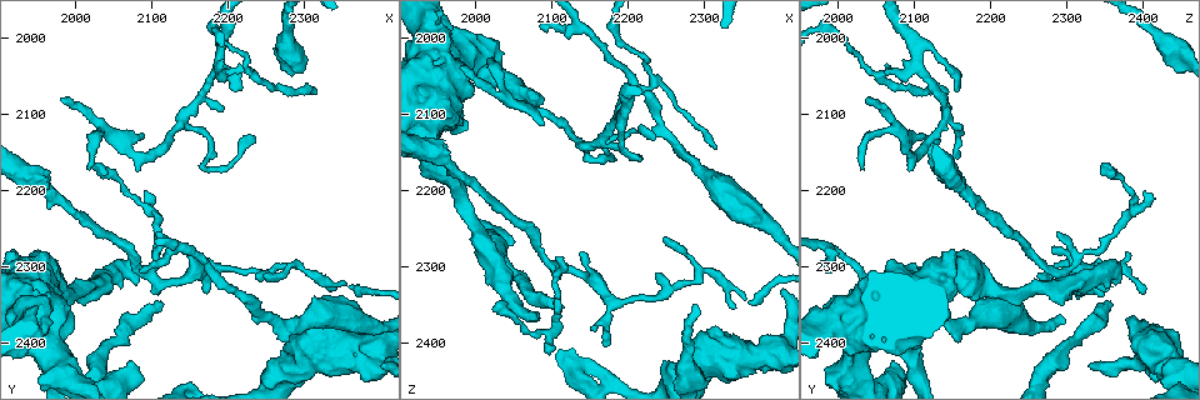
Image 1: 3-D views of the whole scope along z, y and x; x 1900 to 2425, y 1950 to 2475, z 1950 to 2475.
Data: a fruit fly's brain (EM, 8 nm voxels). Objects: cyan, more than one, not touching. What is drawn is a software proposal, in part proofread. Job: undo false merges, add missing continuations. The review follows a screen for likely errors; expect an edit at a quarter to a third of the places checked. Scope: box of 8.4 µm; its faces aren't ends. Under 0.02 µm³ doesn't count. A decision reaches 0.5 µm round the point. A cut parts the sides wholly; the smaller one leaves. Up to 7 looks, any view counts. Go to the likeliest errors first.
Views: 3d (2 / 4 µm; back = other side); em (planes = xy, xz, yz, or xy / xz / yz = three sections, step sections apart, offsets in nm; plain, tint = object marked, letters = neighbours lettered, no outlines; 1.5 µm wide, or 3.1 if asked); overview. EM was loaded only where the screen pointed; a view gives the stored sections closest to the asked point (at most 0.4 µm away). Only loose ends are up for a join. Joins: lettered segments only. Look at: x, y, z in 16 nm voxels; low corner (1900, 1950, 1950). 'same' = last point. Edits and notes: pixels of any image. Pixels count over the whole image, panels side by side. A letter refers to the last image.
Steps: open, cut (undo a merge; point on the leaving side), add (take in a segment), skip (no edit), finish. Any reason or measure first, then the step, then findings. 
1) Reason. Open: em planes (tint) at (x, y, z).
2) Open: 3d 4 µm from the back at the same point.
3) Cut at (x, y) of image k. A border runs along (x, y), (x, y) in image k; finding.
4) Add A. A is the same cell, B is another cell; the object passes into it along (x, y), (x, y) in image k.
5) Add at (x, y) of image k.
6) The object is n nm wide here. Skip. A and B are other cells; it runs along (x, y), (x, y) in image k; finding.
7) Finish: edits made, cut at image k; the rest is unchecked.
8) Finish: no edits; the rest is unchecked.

Thin end. Open: em xz step 4 (tint) at (2015, 2170, 2030).

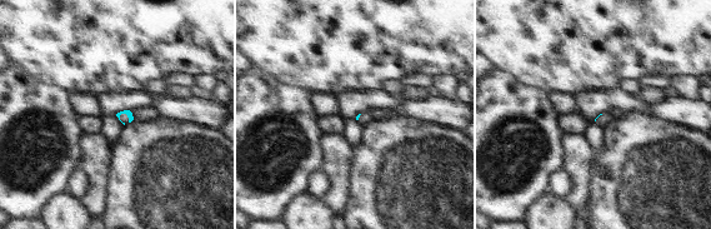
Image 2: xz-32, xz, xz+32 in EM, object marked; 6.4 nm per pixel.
Another direction. Open: em planes (letters) at the same point.

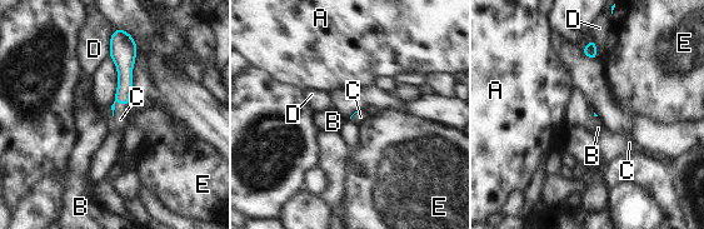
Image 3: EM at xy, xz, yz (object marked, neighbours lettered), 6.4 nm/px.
Add C. C is the same cell, A, B, D and E are other cells; it goes on there.

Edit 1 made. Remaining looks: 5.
Open: em yz step 8 (letters) at (2275, 2015, 2440).

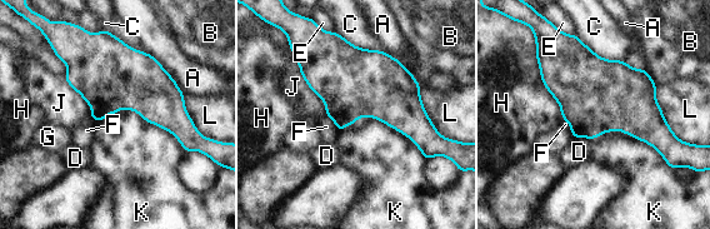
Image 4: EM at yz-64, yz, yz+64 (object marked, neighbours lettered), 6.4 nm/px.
The object is 440 nm wide here. Skip. A, B, C, D, E, F, G, H, J, K and L are other cells; a border runs along (95, 122), (133, 109), (180, 144) in image 4; one cell here.

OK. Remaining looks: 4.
Tapers out. Open: 3d 4 µm at (2245, 2310, 2265).

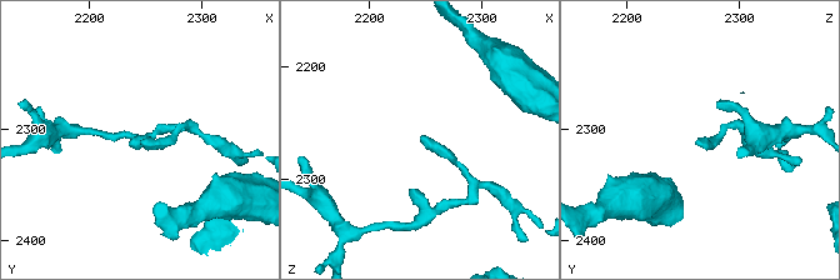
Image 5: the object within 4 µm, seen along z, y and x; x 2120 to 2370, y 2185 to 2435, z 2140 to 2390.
Open: em planes (plain) at (2246, 2312, 2262).

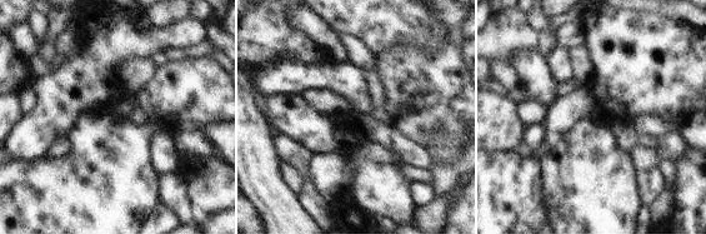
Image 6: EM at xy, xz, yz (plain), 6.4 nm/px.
Open: em planes (letters) at the same point.

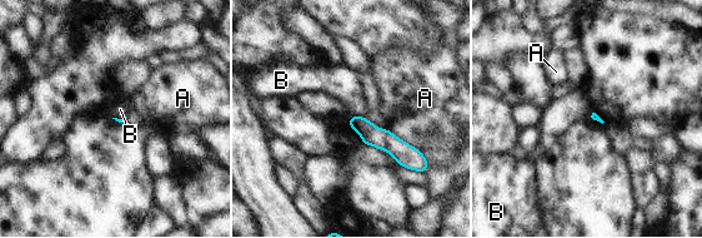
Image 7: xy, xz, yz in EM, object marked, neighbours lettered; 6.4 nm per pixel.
The longest contact is with A, 340 nm. Skip. A and B are other cells; a border runs along (351, 115), (364, 117) in image 7; none of them fits.

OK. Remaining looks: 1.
Finish: edits made, add at image 3; the rest is unchecked.

